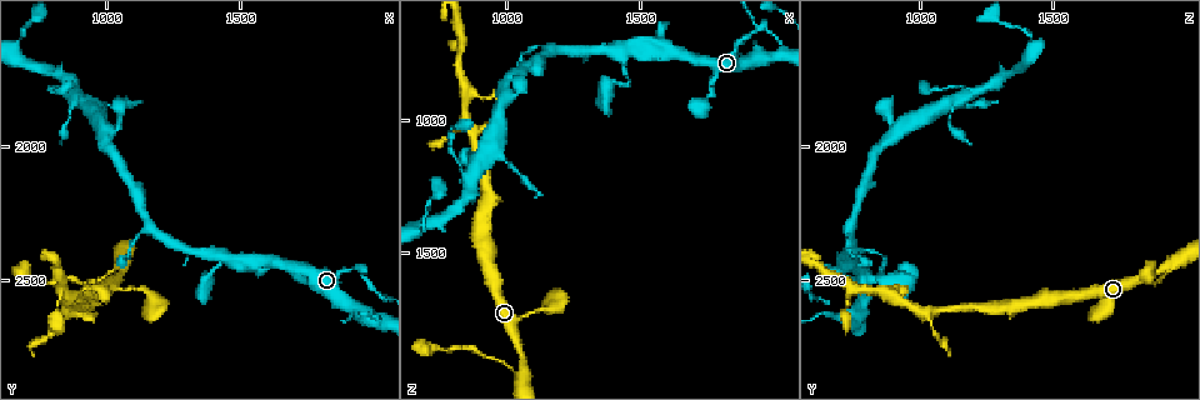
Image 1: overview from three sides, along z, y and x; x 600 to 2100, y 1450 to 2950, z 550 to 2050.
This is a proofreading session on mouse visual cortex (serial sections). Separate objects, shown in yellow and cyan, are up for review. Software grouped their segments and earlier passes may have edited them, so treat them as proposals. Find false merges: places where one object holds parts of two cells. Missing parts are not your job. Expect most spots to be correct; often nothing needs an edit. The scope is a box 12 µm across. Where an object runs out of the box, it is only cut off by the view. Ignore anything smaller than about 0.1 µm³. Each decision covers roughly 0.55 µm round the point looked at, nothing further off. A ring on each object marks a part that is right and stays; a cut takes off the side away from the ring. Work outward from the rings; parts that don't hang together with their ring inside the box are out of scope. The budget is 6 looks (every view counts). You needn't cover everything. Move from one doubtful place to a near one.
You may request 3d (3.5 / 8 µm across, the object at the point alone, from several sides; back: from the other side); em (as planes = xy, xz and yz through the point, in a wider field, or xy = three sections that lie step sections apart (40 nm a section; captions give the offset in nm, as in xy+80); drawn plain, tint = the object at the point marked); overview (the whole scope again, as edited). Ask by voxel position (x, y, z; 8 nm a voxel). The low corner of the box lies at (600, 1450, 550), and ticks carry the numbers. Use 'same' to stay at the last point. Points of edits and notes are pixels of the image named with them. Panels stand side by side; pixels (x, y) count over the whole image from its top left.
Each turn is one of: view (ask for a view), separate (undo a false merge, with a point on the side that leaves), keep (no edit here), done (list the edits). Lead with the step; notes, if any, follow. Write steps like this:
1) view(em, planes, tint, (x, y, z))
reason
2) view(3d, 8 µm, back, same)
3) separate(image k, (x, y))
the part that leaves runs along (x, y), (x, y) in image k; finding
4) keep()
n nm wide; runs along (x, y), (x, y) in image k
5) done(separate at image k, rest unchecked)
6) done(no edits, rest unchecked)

view(3d, 3.5 µm, (2010, 2650, 710))
side arm on a straight run

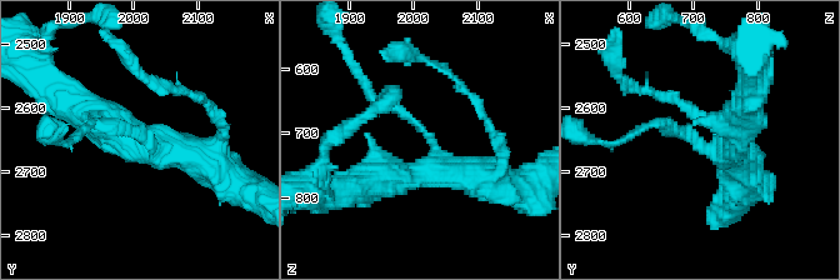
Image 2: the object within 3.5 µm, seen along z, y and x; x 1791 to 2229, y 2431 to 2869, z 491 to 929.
view(em, xy, step 1, tint, (2020, 2655, 700))
3 arms; arms of 150, 400, 400 nm; now the EM

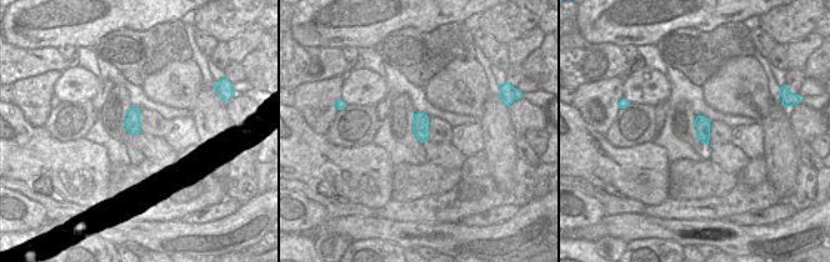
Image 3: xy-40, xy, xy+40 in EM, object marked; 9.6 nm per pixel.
keep()
140 nm wide; runs along (399, 176), (436, 166), (433, 141), (364, 86) in image 2; continuous, no second cell

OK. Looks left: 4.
view(3d, 3.5 µm, (1430, 2410, 750))

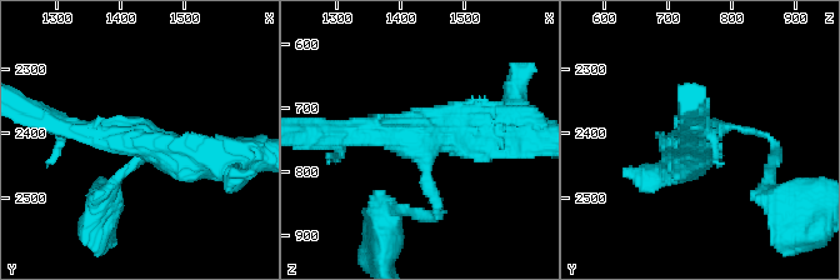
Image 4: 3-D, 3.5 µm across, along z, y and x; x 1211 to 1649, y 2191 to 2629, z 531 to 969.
view(em, xy, step 2, tint, (1435, 2405, 740))

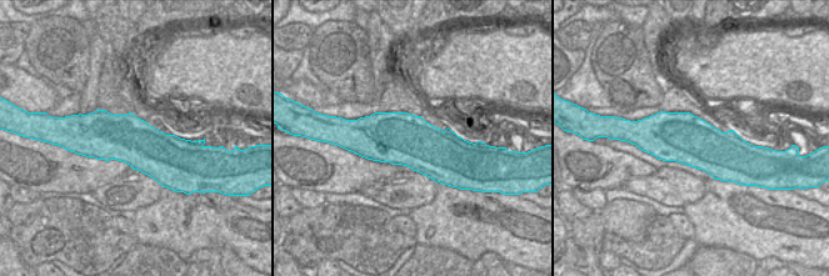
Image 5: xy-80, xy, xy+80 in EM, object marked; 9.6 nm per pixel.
keep()
runs along (216, 160), (55, 123) in image 4; one cell here

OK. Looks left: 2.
view(3d, 3.5 µm, (1050, 2450, 1940))
three arms meet

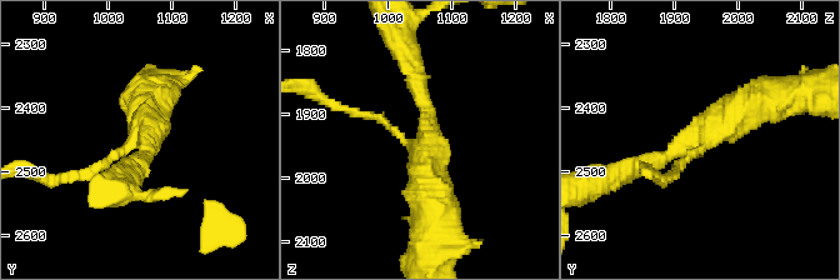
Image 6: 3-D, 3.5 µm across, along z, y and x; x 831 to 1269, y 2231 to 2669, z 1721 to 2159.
view(em, xy, step 1, tint, (1060, 2450, 1945))
3 arms; arms of 100, 250, 450 nm

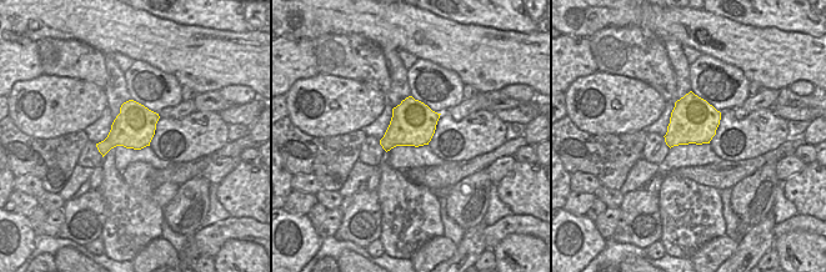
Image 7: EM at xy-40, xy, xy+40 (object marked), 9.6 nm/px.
keep()
runs along (634, 170), (701, 139), (765, 96) in image 6; one cell here

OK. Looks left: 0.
done(no edits, rest unchecked)

